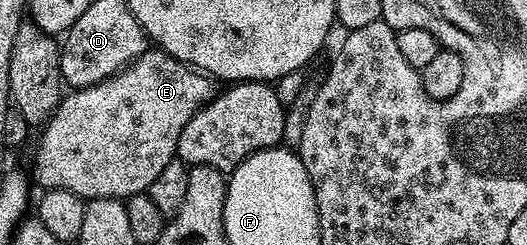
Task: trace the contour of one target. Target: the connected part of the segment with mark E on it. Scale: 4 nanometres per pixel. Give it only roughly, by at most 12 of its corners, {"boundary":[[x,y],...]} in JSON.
{"boundary":[[162,51],[69,91],[31,179],[147,193],[213,77]]}

